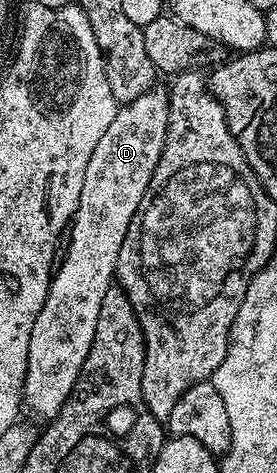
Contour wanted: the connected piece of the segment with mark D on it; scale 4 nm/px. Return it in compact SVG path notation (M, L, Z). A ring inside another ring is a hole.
M160 87L147 89L142 95L138 95L138 99L121 104L114 115L114 123L110 123L110 127L106 129L106 135L102 135L102 139L98 141L98 147L94 149L94 155L90 157L90 163L86 167L86 179L82 185L82 195L80 196L80 206L76 209L76 215L70 222L70 236L67 238L68 250L63 250L62 260L59 262L58 268L52 274L52 284L48 289L48 298L38 319L32 328L30 337L30 351L28 352L28 374L24 380L24 391L22 401L25 406L28 405L40 417L48 417L52 419L59 414L60 409L66 403L66 399L72 394L74 383L78 379L78 375L82 371L82 367L86 363L86 355L90 355L90 347L94 343L94 335L96 328L100 326L100 316L102 315L102 303L106 299L106 295L113 288L114 278L116 276L116 264L118 257L122 251L122 245L126 238L133 232L134 222L137 220L138 214L141 212L142 206L145 204L146 198L149 196L152 188L152 182L157 176L160 167L160 156L162 155L162 147L166 143L166 135L168 134L168 93L160 90Z

